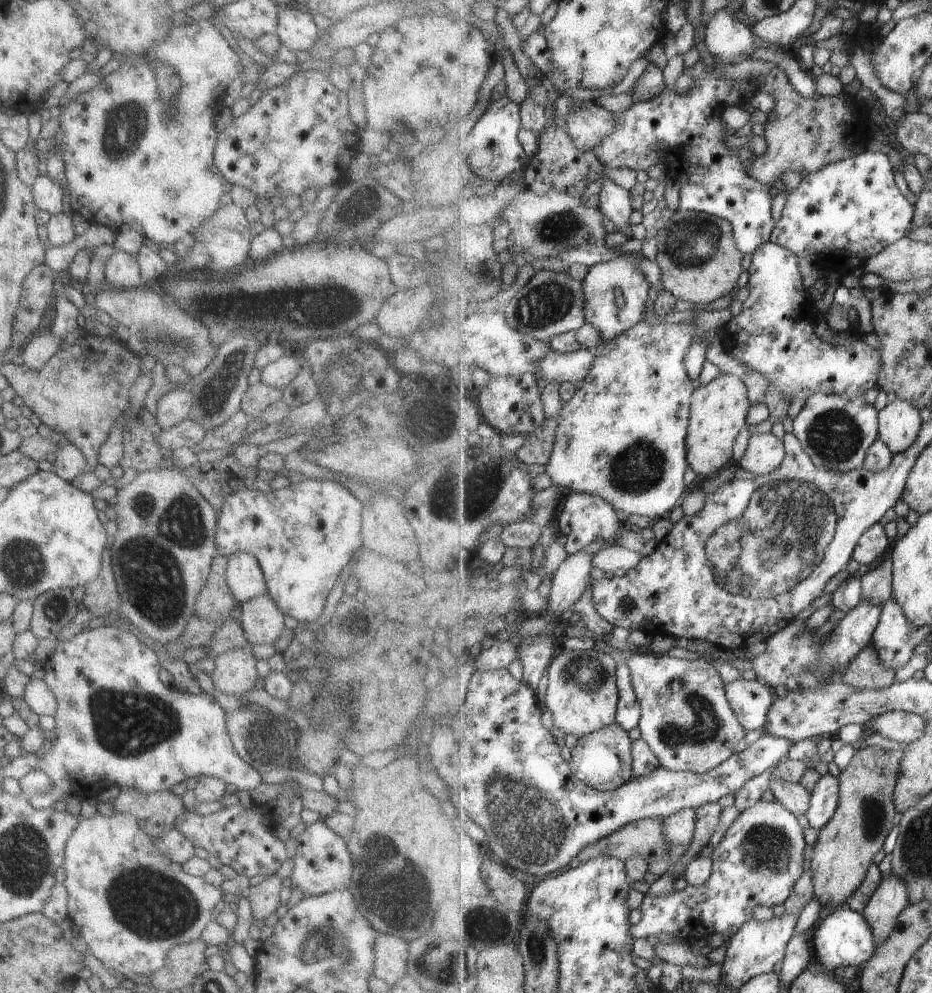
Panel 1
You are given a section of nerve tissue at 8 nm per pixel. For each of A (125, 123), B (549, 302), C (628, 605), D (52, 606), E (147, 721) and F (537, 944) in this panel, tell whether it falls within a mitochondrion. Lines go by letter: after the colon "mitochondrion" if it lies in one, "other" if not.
A: mitochondrion
B: mitochondrion
C: other
D: mitochondrion
E: mitochondrion
F: mitochondrion

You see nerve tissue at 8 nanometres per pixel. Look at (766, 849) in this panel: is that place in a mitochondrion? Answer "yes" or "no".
yes

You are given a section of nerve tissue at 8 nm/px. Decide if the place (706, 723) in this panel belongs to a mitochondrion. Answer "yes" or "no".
yes

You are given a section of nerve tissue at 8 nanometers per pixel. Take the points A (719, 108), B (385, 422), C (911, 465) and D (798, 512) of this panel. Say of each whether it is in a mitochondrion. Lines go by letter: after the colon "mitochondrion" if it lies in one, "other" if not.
A: other
B: other
C: other
D: mitochondrion

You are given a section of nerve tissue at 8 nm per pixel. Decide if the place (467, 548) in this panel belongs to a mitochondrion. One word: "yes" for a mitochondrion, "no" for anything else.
no

